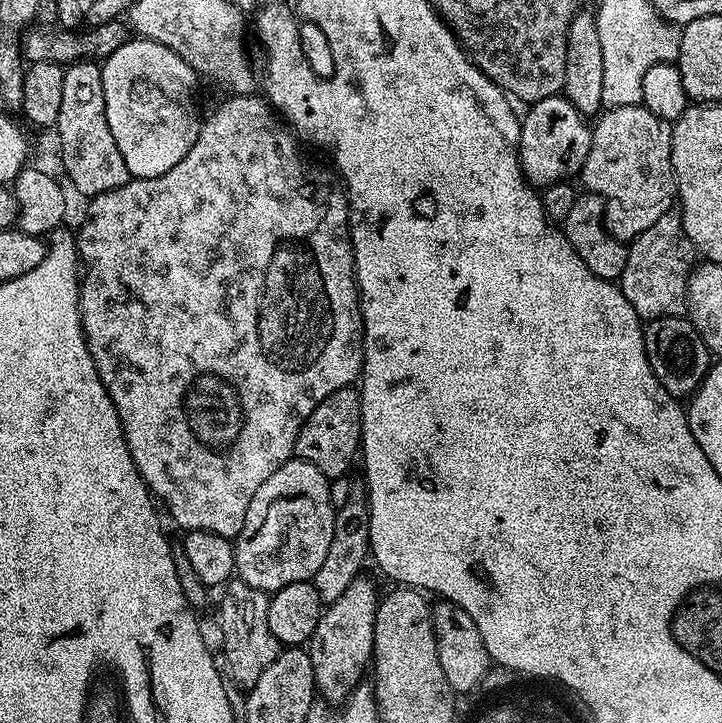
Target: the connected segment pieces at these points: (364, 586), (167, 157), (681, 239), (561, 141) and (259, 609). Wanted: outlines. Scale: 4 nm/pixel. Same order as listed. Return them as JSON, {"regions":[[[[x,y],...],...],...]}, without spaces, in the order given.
{"regions":[[[[357,578],[350,582],[350,586],[346,586],[342,593],[342,598],[321,611],[318,626],[306,645],[314,668],[314,682],[319,699],[332,706],[339,706],[347,700],[349,694],[363,681],[360,679],[364,676],[364,667],[367,664],[369,667],[372,660],[378,595],[376,596],[375,586],[364,579]]],[[[129,38],[102,61],[100,73],[102,90],[106,94],[106,122],[110,122],[110,134],[114,134],[114,142],[118,142],[129,177],[137,180],[158,178],[166,174],[170,166],[178,166],[200,133],[202,115],[196,109],[197,72],[181,56],[174,54],[174,50],[153,40]]],[[[670,210],[650,226],[650,230],[642,230],[635,240],[627,245],[628,257],[626,270],[622,270],[618,281],[622,294],[630,306],[638,313],[641,321],[657,320],[663,316],[684,316],[688,299],[688,275],[698,263],[698,253],[684,229],[679,211]]],[[[563,94],[542,98],[527,111],[520,122],[520,165],[525,180],[543,186],[579,177],[586,154],[590,154],[592,124]]],[[[239,578],[229,580],[227,584],[223,585],[222,592],[224,592],[224,597],[220,600],[220,644],[224,647],[225,665],[223,664],[223,667],[226,669],[227,679],[233,685],[241,690],[247,690],[254,686],[254,682],[258,682],[262,670],[266,670],[266,666],[270,666],[270,662],[274,662],[274,658],[278,658],[278,654],[282,650],[278,638],[274,638],[274,634],[270,634],[268,625],[270,596],[269,593],[258,590]]]]}

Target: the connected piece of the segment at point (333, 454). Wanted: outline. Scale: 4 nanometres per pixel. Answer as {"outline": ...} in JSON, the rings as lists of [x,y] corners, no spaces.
{"outline":[[[355,387],[343,388],[318,402],[306,418],[296,439],[295,455],[322,470],[329,478],[340,476],[360,452],[360,394]]]}

